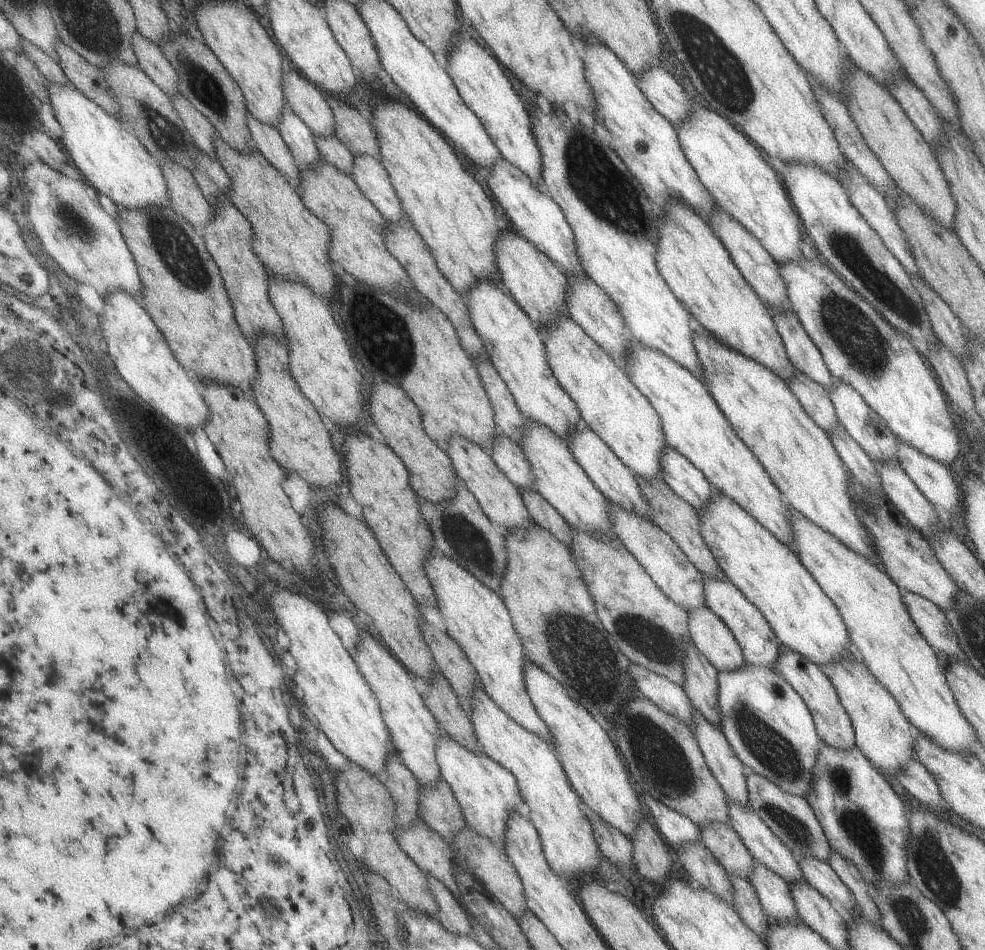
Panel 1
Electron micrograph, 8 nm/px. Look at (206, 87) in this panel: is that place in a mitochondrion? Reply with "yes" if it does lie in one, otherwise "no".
yes

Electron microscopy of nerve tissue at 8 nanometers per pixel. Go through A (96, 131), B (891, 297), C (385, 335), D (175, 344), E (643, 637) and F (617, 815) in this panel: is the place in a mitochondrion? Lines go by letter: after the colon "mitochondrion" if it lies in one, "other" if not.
A: other
B: mitochondrion
C: mitochondrion
D: other
E: mitochondrion
F: other

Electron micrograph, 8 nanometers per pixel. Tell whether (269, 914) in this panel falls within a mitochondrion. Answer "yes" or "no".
yes

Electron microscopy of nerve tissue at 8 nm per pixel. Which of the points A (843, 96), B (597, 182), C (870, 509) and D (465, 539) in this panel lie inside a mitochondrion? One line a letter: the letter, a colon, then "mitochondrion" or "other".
A: other
B: mitochondrion
C: mitochondrion
D: mitochondrion

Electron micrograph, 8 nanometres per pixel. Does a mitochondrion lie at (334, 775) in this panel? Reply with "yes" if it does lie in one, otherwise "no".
no

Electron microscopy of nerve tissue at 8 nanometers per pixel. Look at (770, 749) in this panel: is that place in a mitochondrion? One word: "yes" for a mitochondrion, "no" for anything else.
yes

